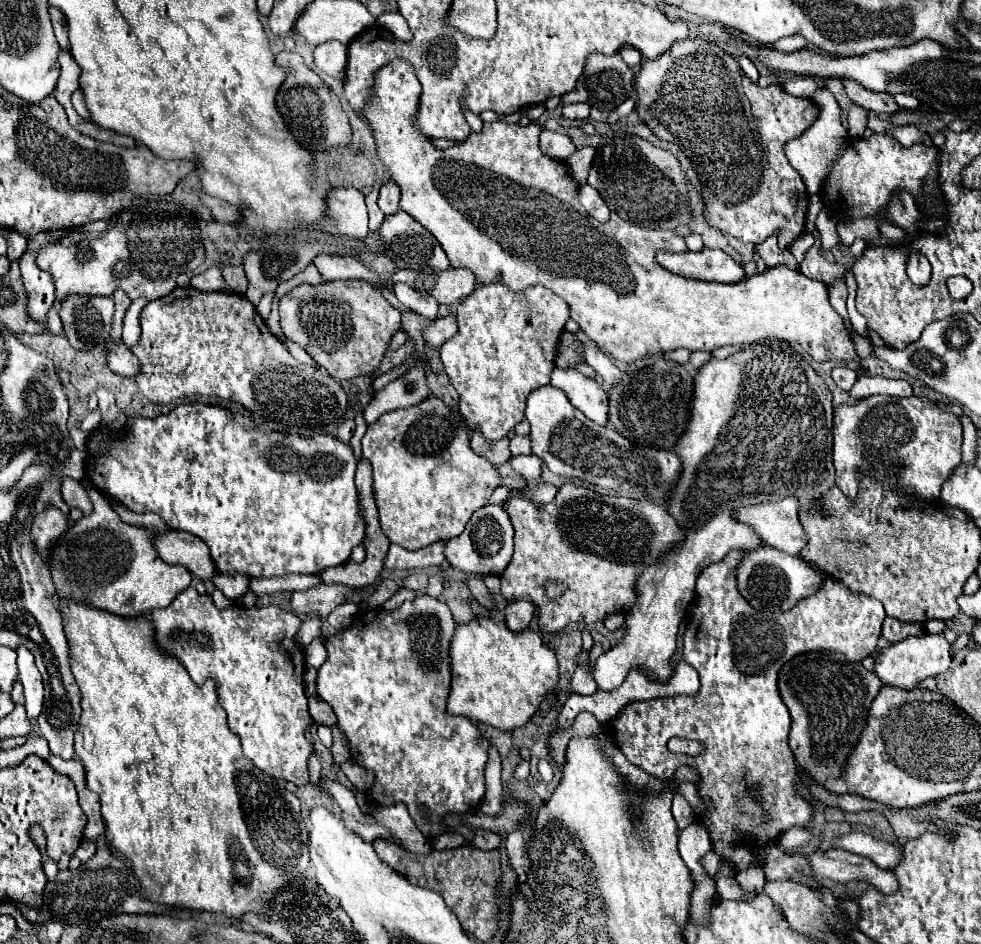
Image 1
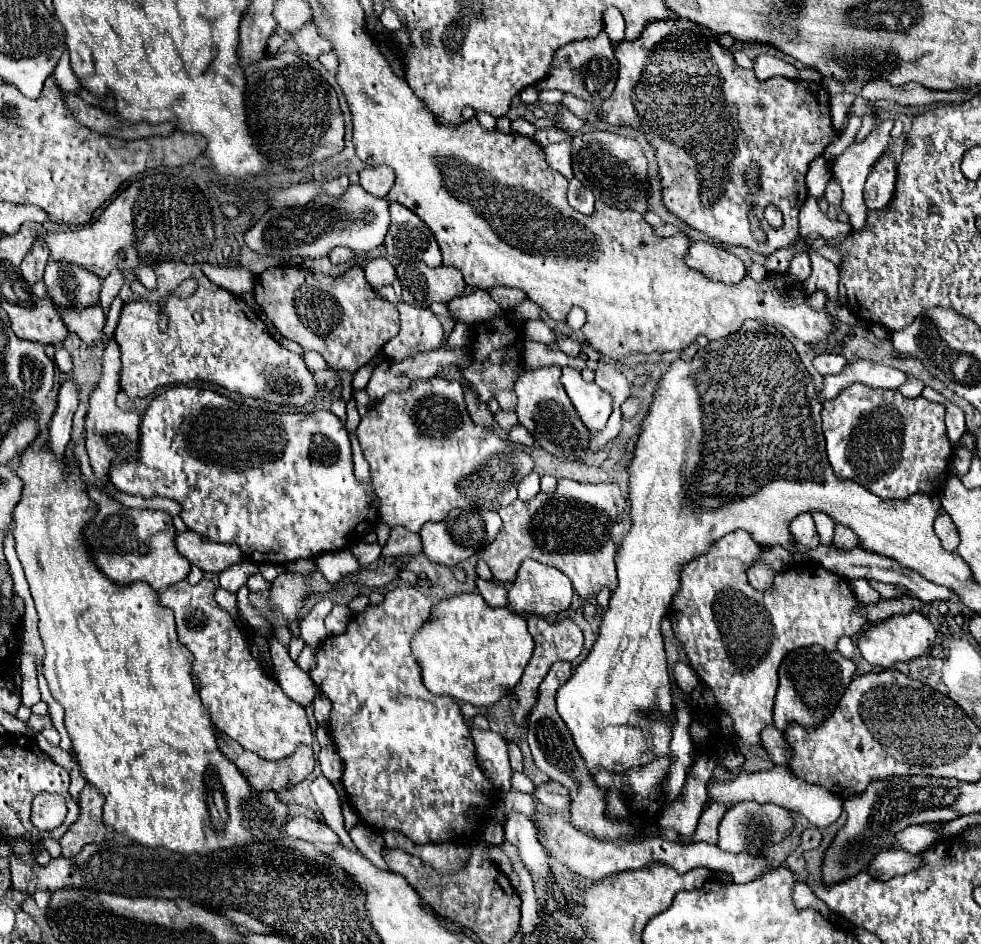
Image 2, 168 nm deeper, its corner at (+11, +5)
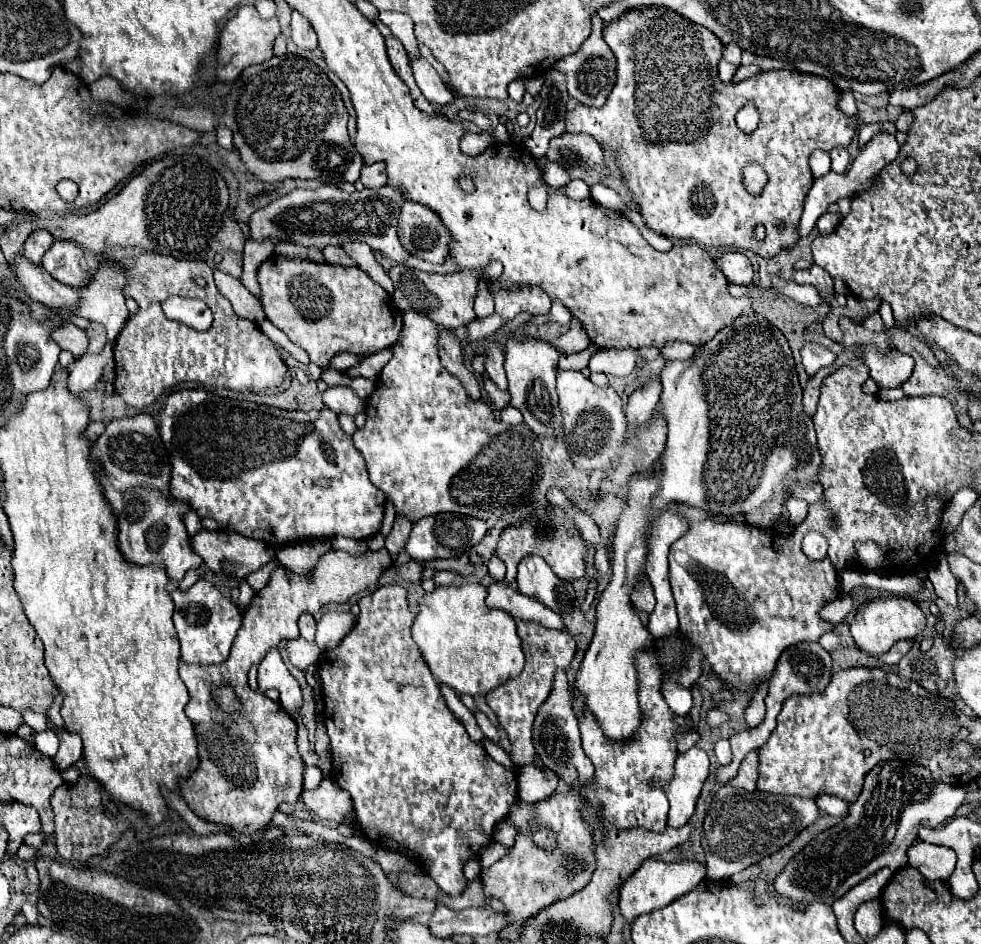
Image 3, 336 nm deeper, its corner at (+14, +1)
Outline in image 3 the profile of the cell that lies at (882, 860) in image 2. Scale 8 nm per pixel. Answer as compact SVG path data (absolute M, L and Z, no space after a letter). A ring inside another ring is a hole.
M914 842L906 854L908 866L920 870L928 880L948 880L956 868L956 852L948 846Z

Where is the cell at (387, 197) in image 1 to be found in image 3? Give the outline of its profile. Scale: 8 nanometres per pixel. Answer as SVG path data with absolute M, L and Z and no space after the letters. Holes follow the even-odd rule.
M382 162L376 164L366 164L362 168L362 176L360 182L364 184L364 188L382 188L386 184L388 176L386 176L386 166Z

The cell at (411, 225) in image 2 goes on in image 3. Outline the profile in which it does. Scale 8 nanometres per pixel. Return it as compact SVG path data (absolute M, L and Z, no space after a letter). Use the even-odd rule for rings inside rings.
M404 202L398 218L398 238L416 258L432 264L442 264L446 260L450 234L438 224L438 216L422 204Z

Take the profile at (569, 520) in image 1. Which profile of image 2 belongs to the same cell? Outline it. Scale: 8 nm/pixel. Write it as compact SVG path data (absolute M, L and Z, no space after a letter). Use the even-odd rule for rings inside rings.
M559 480L557 488L549 494L539 492L533 500L521 502L515 500L513 504L499 508L499 516L503 520L501 532L497 534L497 540L489 544L489 548L483 550L483 560L489 564L493 578L503 584L513 584L519 564L525 558L539 560L549 566L557 566L569 580L573 582L575 592L581 598L589 598L601 590L601 586L609 586L611 590L617 588L617 574L615 574L615 552L623 538L623 534L629 530L629 500L613 482L603 484L581 484L573 480Z

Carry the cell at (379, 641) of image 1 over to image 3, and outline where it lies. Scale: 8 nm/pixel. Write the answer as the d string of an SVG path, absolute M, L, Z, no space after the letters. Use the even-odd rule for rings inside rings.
M382 586L360 598L358 606L360 616L350 634L334 650L324 652L318 662L322 664L318 674L326 702L324 726L332 738L334 782L350 792L356 820L366 838L430 866L432 880L446 894L458 896L468 884L462 874L464 862L476 858L478 850L492 840L494 824L516 800L516 776L486 756L484 748L468 738L464 726L448 710L440 686L414 648L410 636L414 612L408 606L406 588Z

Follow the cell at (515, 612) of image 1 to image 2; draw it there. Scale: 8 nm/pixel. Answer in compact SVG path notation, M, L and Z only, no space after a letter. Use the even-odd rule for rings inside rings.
M523 560L517 580L509 588L509 608L519 614L537 614L537 616L551 616L567 610L571 606L573 588L571 580L557 568L541 564L537 560Z

